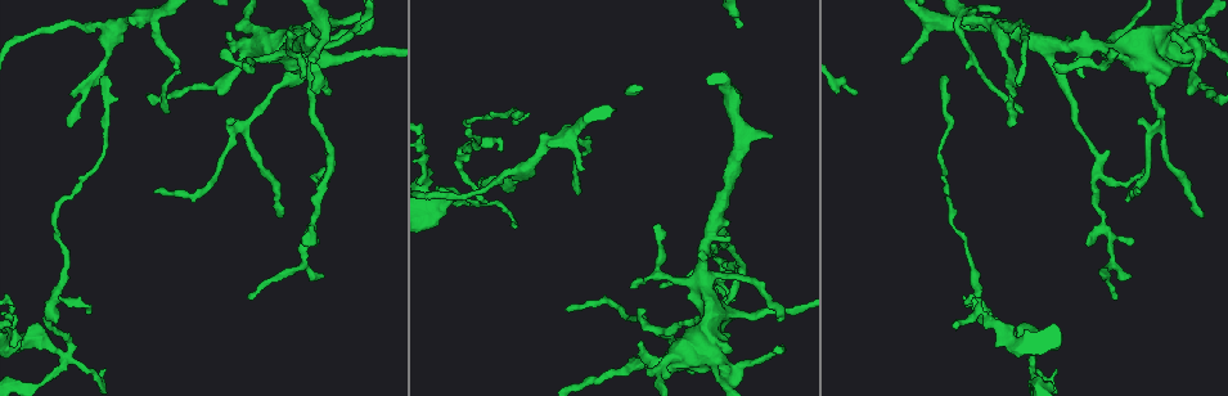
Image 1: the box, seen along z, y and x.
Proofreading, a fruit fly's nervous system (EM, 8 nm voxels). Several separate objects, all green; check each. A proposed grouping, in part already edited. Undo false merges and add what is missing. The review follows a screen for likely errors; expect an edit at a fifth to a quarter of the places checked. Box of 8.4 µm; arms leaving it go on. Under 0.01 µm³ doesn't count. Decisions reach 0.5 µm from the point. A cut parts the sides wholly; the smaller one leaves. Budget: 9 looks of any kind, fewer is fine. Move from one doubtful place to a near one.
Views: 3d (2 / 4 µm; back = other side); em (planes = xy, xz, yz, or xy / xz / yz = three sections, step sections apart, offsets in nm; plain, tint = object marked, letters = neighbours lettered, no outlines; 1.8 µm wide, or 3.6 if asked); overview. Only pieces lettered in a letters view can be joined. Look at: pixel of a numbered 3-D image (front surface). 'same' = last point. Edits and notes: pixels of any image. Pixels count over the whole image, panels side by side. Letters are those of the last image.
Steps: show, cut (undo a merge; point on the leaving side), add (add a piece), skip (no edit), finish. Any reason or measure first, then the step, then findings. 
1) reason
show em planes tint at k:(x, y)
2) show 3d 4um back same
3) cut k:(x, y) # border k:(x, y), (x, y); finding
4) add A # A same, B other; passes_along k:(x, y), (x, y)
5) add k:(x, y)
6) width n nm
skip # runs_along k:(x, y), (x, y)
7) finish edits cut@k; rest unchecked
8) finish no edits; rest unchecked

thin end
show em 3.6um yz step 16 letters at 1:(718, 257)

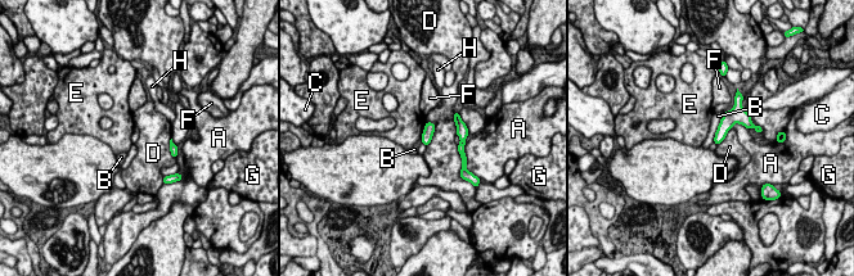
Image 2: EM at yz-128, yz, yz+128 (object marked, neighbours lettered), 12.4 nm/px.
width 120 nm
skip # A other, B other, C other, D other, E other, F other, G other, H other; border 2:(724, 112), (713, 141); none of them fits

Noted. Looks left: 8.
show em xy step 16 letters at 1:(568, 310)

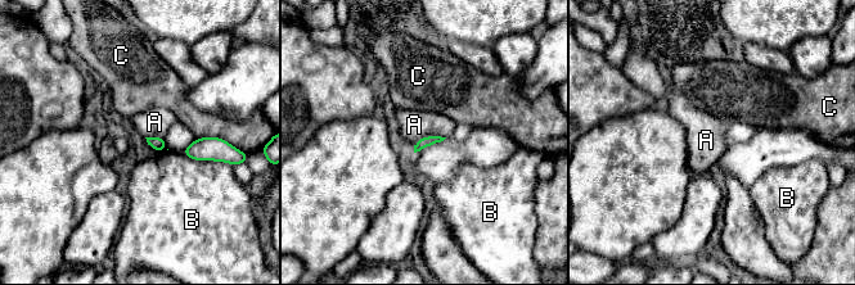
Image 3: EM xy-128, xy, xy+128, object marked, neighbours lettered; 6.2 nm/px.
another direction
show em planes letters same

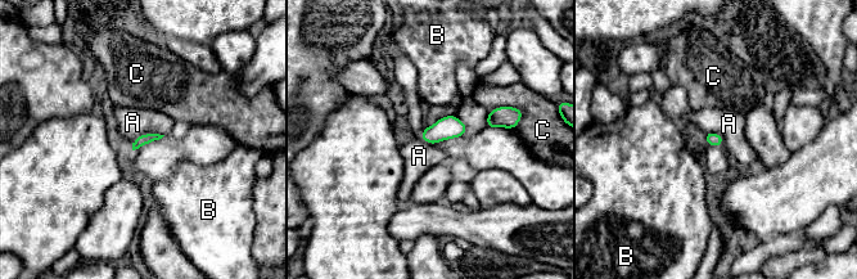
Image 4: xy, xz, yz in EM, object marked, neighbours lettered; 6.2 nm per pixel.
longest_contact A 220 nm
skip # A other, B other, C other; border 4:(163, 134), (141, 134), (131, 149); none of them fits

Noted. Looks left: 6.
four-way junction
show em planes letters at 1:(703, 282)

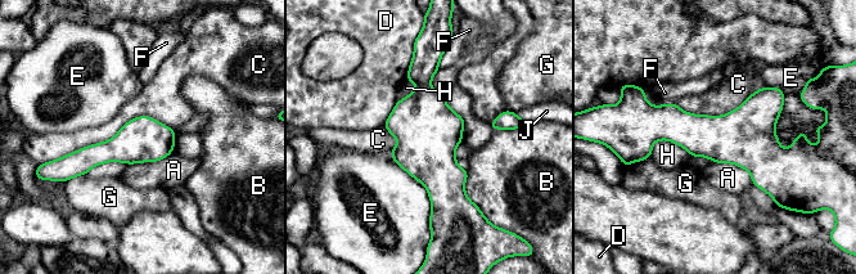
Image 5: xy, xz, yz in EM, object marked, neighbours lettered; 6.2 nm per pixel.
longest_contact C 800 nm
skip # A other, B other, C other, D other, E other, F other, G other, H other, J other; one neuron here

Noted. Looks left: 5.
tapers out
show em planes tint at 1:(166, 110)

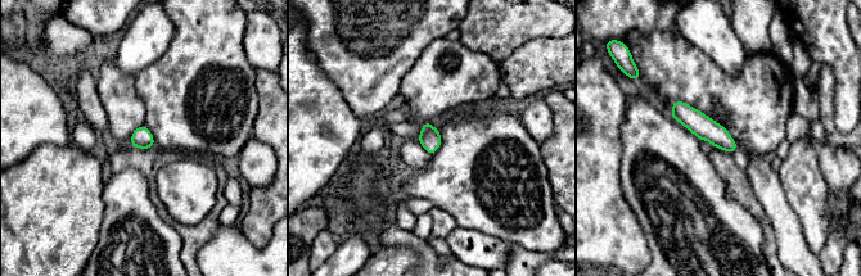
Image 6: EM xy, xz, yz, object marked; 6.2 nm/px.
see the neighbours
show em planes letters same

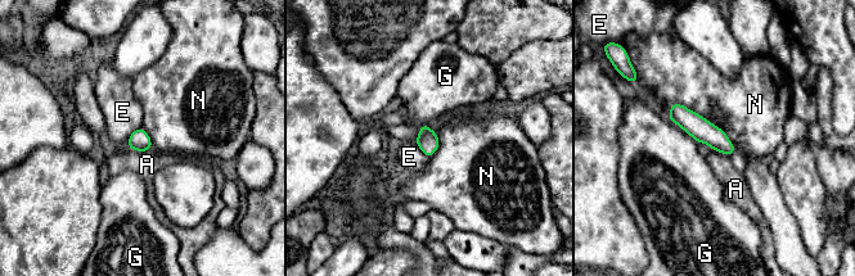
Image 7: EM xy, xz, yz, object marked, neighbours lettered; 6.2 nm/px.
skip # A other, E other, G other, N other; runs_along 7:(674, 108), (730, 149); no lettered piece goes on from it

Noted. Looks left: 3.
finish no edits; rest unchecked

